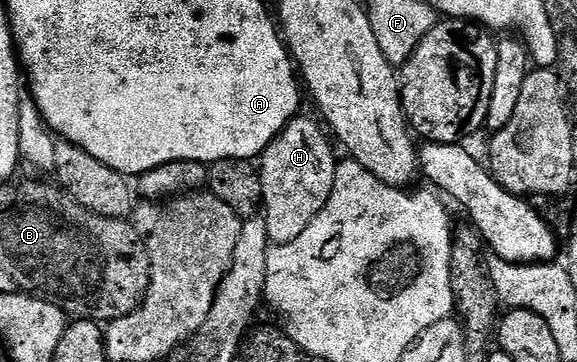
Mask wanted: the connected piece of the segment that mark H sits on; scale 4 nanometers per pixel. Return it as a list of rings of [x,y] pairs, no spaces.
[[[303,117],[292,119],[259,156],[258,170],[264,194],[262,218],[266,221],[269,244],[294,241],[294,237],[299,237],[306,230],[306,225],[322,213],[326,201],[330,201],[338,156],[328,144],[325,128],[317,123]]]

